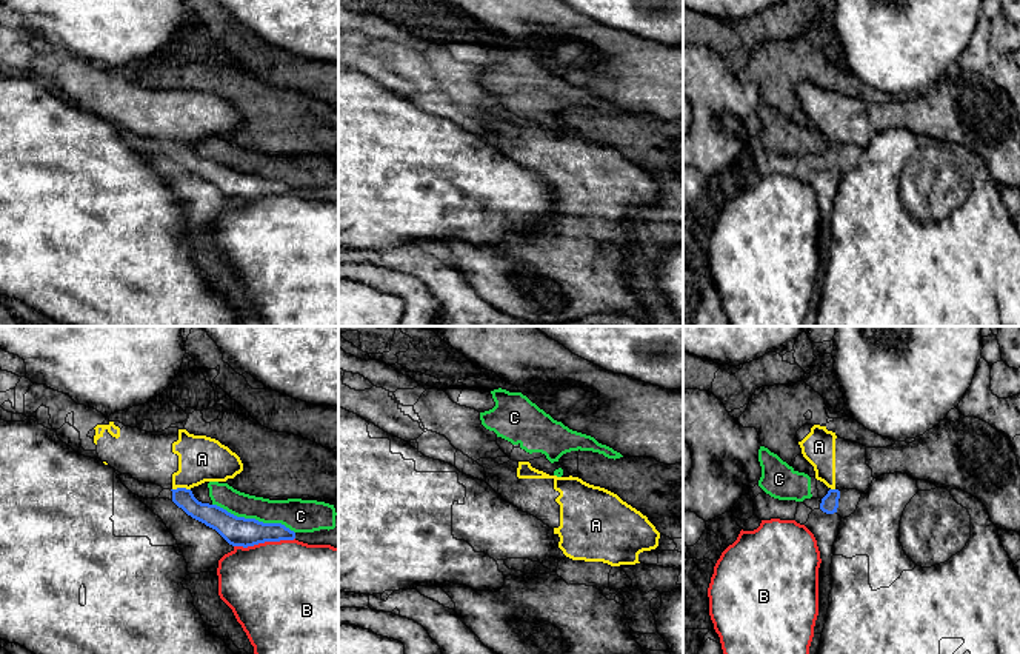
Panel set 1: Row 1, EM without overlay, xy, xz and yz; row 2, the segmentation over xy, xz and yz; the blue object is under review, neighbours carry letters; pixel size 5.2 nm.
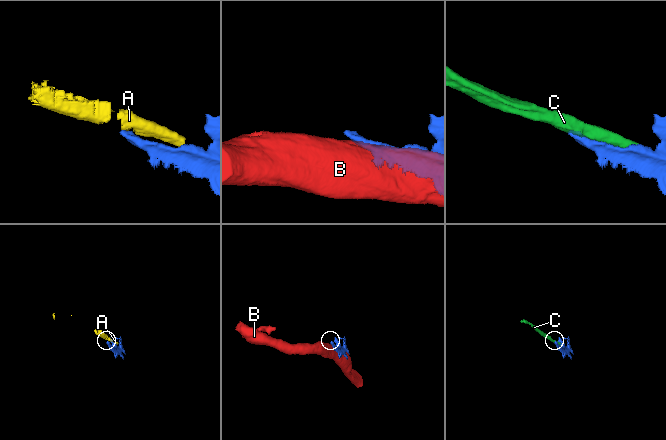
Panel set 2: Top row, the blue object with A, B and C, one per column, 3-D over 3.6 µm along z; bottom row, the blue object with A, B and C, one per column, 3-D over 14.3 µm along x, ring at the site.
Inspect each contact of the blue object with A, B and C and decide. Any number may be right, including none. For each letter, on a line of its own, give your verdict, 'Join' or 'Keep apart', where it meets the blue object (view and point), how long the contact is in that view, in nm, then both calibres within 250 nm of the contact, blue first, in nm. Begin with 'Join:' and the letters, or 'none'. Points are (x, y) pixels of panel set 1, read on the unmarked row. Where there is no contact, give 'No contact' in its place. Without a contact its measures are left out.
Join: none
A: Keep apart. Touches blue at xy (180, 143). Shared border 100 nm. Thickness 120 nm (blue) against 240 nm
B: Keep apart. Touches blue at xy (263, 197). Shared border 320 nm. Thickness 160 nm (blue) against 500 nm
C: Keep apart. Touches blue at xy (254, 174). Shared border 460 nm. Thickness 160 nm (blue) against 180 nm

